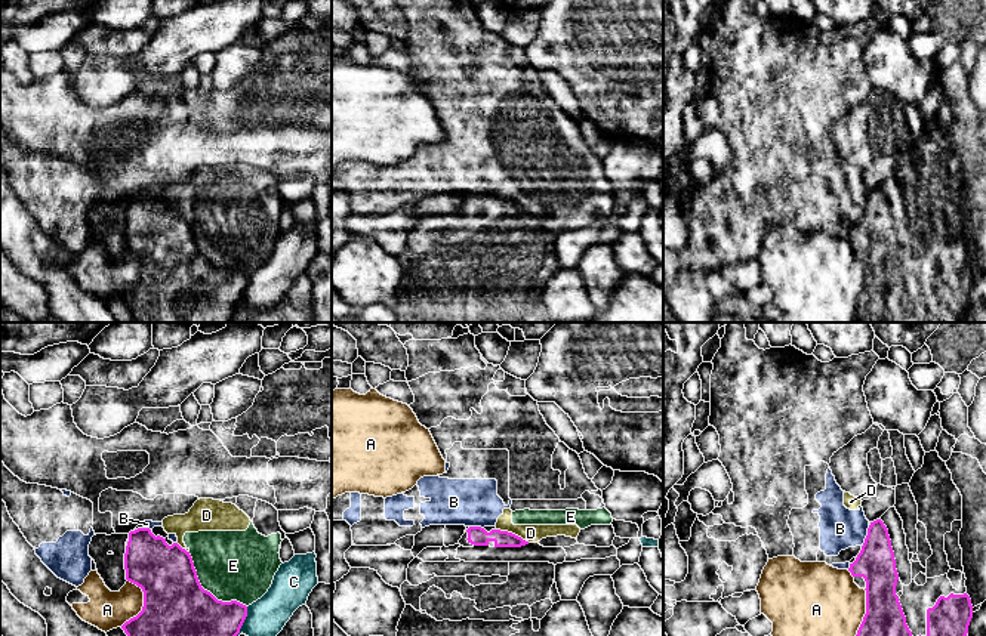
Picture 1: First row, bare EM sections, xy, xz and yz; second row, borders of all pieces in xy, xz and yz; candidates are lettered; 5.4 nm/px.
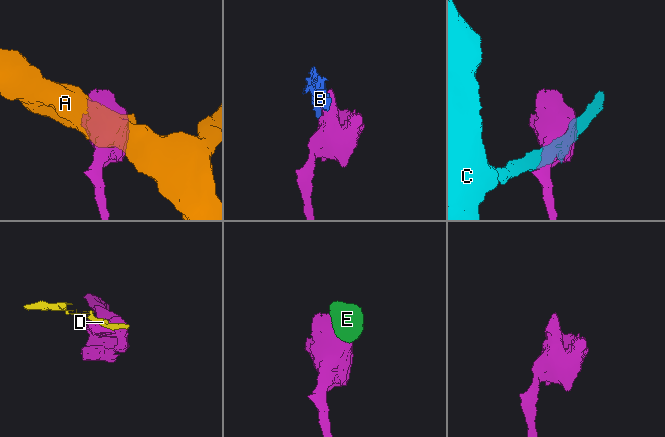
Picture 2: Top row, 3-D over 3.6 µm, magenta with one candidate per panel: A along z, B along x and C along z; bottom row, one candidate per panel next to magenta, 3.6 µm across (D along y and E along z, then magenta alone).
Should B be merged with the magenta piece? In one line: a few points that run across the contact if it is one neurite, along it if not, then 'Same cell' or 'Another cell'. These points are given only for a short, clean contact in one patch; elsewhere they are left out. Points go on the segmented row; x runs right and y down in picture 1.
Another cell

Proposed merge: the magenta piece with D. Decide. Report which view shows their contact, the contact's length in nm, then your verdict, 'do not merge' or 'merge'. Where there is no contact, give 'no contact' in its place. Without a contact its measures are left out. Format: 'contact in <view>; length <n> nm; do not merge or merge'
contact in xz; length 200 nm; do not merge

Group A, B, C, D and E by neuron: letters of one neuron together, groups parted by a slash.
A / B D E / C

